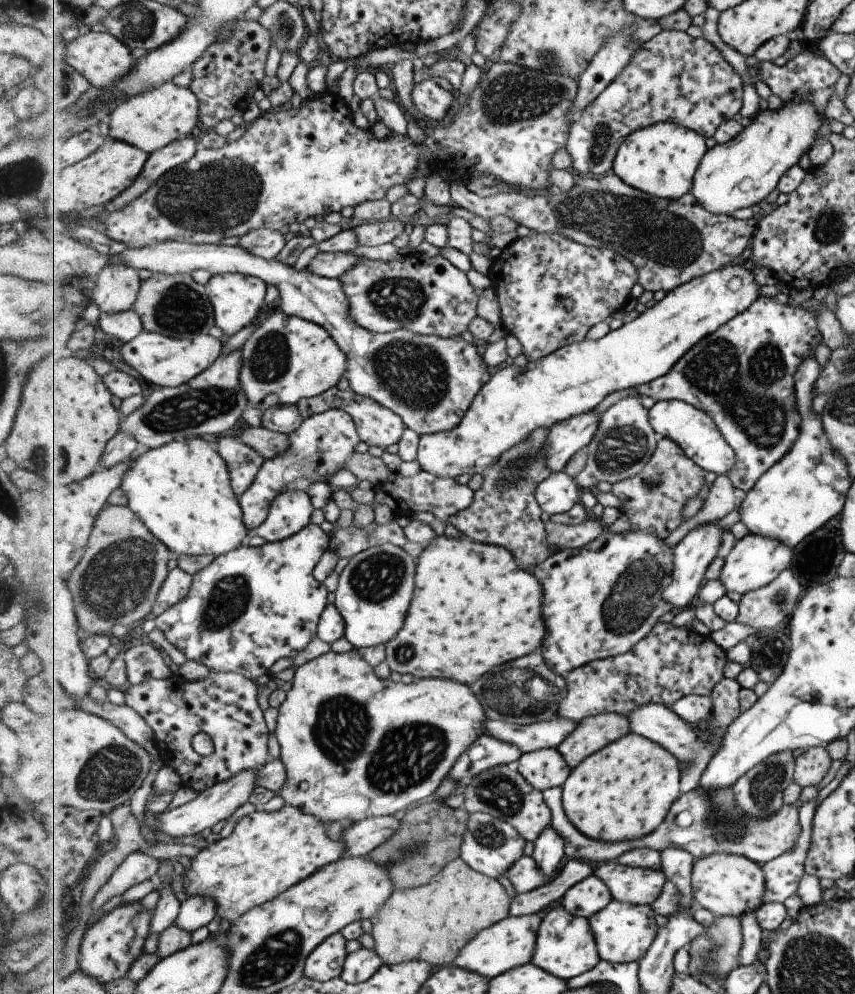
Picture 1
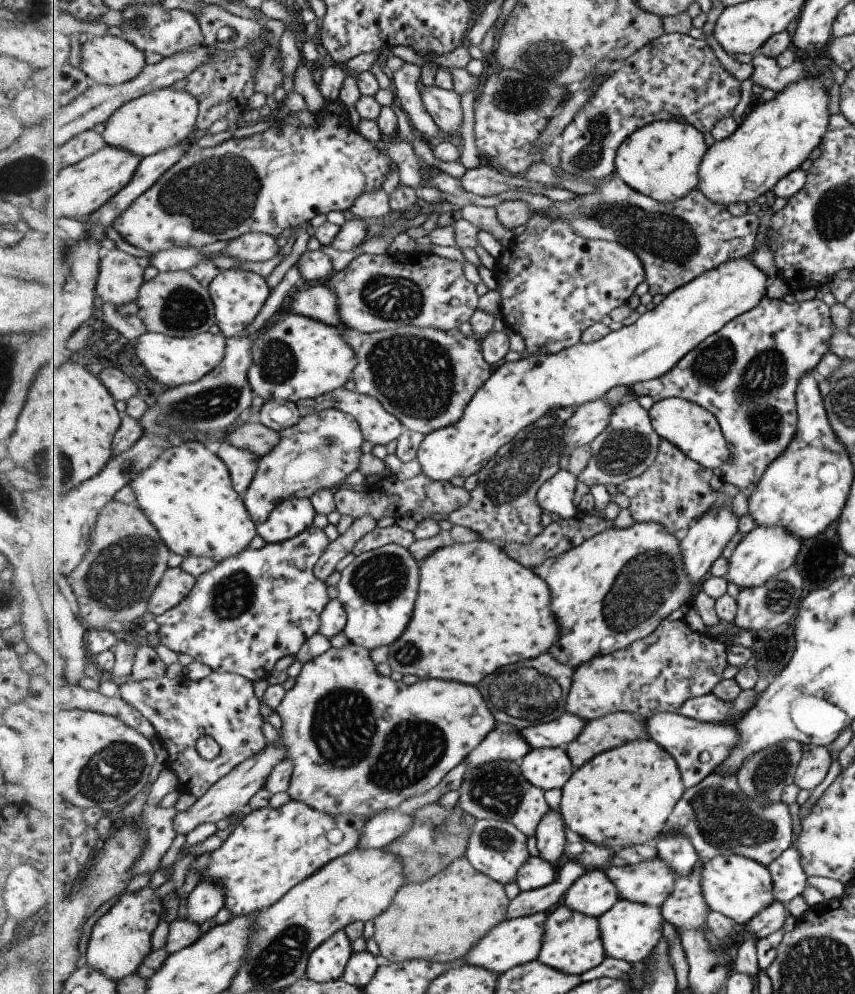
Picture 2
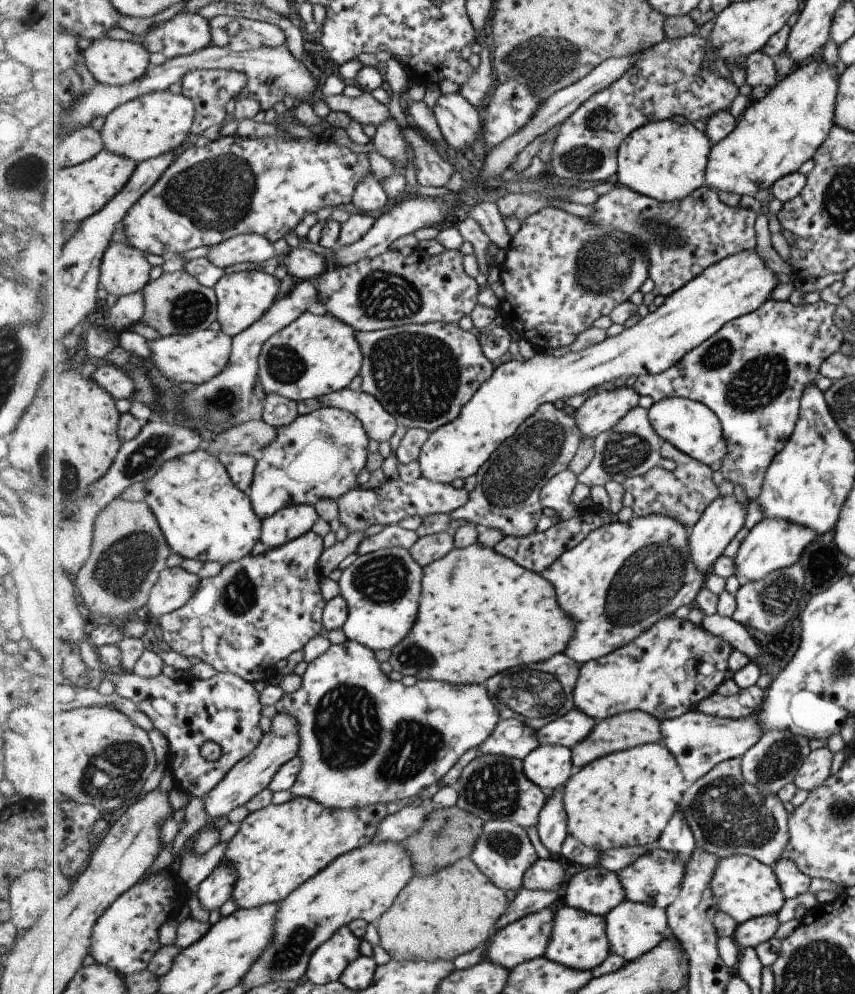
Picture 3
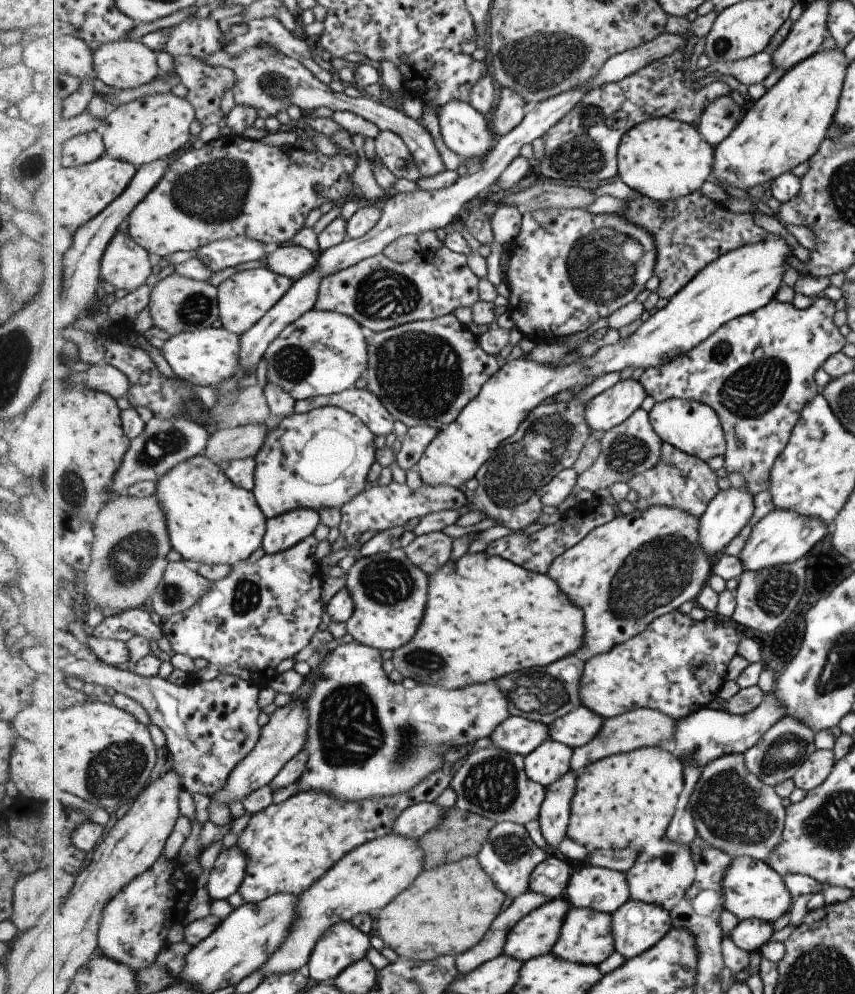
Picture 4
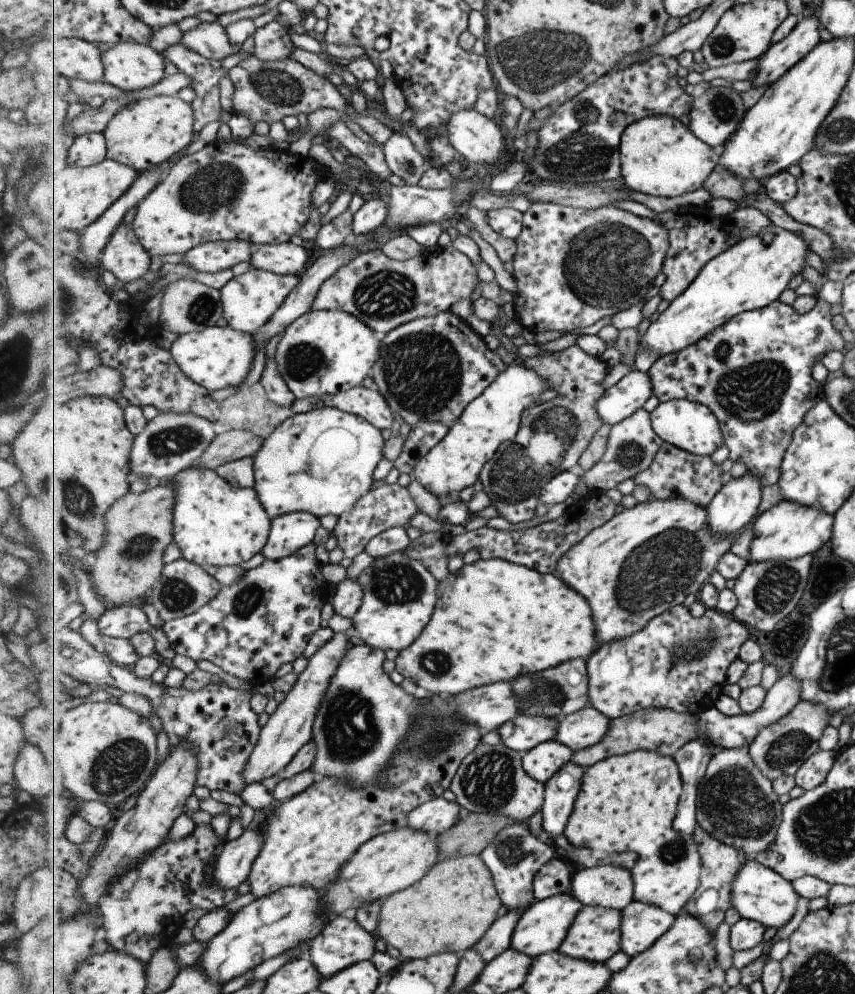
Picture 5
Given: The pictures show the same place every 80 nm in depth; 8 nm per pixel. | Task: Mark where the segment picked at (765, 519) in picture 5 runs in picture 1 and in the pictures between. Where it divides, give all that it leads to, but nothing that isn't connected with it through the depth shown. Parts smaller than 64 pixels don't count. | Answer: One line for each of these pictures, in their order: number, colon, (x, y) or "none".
1: (757, 560)
2: (765, 551)
3: (774, 543)
4: (783, 536)

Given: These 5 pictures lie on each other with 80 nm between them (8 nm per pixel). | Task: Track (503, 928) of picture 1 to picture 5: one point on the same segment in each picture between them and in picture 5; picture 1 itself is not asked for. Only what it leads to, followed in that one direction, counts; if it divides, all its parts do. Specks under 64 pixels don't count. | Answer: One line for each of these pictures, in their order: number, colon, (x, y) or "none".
2: (512, 943)
3: (526, 939)
4: (535, 935)
5: (543, 928)

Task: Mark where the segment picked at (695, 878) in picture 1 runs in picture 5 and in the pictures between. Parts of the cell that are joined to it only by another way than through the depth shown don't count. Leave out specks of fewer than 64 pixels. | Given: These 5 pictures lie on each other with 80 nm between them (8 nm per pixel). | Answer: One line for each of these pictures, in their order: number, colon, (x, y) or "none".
2: (738, 886)
3: (744, 887)
4: (753, 889)
5: (759, 893)

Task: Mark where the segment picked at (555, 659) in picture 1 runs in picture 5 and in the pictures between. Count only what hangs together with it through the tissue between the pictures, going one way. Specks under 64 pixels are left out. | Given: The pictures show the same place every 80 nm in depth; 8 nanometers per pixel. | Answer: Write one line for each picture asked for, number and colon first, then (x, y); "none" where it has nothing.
2: (616, 588)
3: (624, 578)
4: (625, 574)
5: (647, 559)

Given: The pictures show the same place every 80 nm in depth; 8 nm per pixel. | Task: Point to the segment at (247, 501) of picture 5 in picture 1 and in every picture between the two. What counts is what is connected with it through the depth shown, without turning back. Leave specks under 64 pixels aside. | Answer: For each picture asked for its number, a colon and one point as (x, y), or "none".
1: (183, 491)
2: (188, 493)
3: (205, 516)
4: (211, 521)

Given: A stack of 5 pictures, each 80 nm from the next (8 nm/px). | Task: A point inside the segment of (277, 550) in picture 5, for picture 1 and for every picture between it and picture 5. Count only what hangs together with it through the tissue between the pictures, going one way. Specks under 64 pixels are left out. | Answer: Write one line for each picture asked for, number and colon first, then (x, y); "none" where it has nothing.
1: (291, 512)
2: (292, 517)
3: (292, 522)
4: (285, 531)

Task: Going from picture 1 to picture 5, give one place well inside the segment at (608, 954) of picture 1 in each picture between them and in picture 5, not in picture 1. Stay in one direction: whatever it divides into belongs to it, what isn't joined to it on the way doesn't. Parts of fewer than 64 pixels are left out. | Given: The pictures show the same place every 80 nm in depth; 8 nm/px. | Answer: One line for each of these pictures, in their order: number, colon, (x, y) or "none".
2: (630, 931)
3: (634, 929)
4: (638, 926)
5: (643, 924)

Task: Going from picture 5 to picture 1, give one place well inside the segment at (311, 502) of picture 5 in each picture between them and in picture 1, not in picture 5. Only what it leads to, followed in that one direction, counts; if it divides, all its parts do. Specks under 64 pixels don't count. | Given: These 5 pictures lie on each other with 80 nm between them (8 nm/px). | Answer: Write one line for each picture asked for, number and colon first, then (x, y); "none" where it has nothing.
1: (323, 444)
2: (321, 450)
3: (319, 455)
4: (321, 459)

